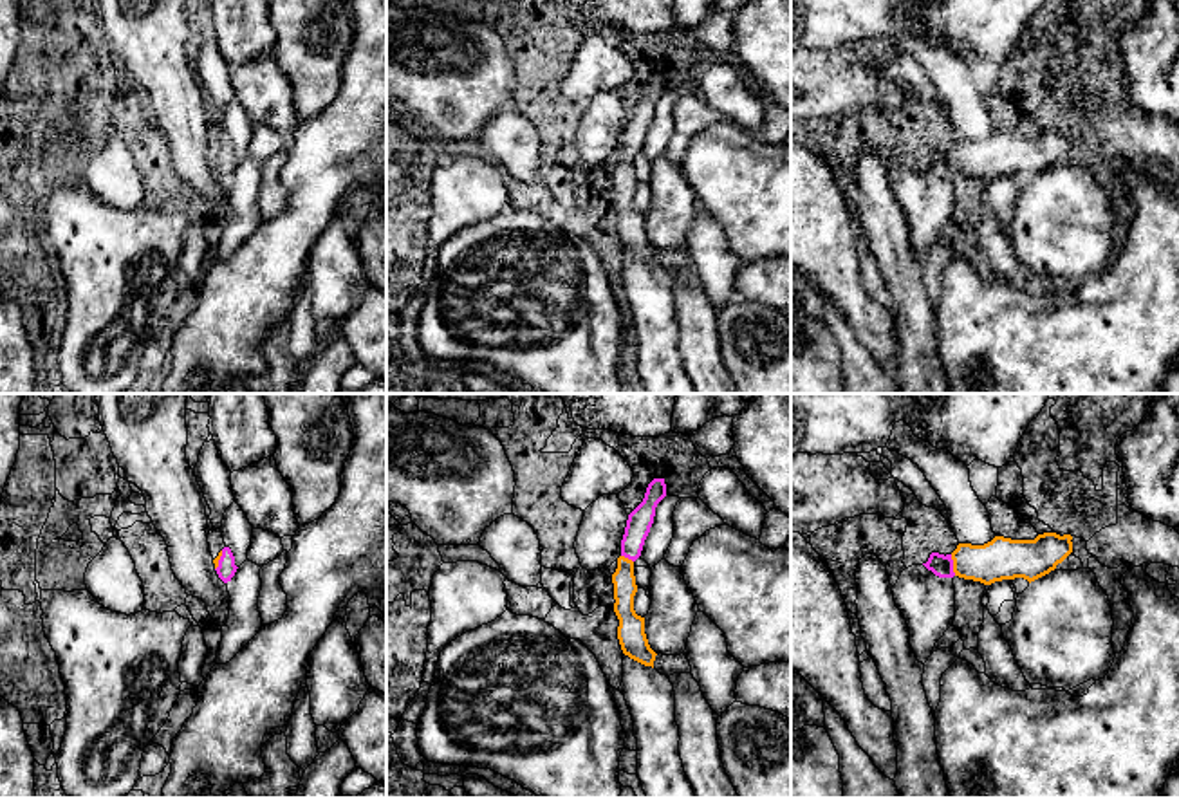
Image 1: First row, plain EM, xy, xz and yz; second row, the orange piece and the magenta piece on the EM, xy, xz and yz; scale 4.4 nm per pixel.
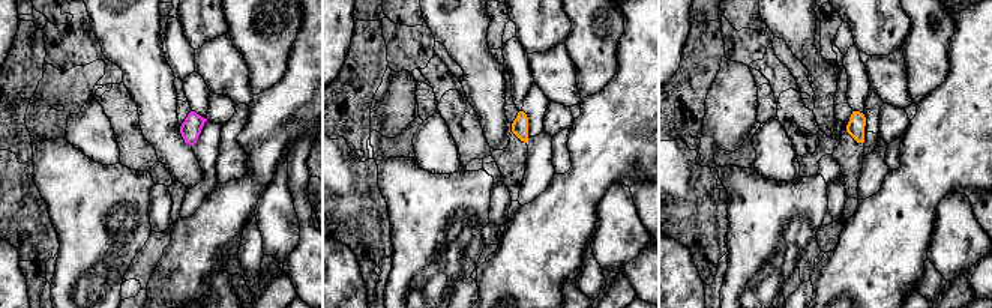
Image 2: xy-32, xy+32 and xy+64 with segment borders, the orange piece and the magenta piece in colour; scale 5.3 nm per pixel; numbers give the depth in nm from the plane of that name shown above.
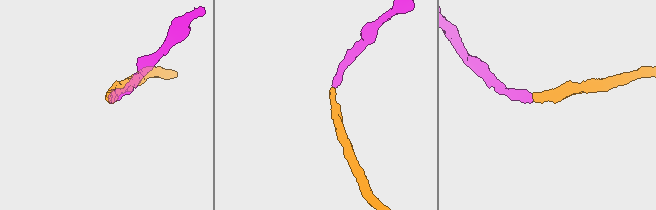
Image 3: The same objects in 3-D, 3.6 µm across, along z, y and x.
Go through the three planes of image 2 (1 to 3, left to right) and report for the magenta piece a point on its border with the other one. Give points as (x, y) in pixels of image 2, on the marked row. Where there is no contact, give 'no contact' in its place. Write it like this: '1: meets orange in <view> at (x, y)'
1: no contact
2: no contact
3: no contact

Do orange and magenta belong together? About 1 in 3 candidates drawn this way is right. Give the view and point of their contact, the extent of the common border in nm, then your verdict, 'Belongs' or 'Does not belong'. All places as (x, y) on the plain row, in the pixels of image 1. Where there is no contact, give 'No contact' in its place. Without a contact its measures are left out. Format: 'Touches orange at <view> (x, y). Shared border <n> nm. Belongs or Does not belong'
Touches orange at yz (954, 161). Shared border 100 nm. Belongs

